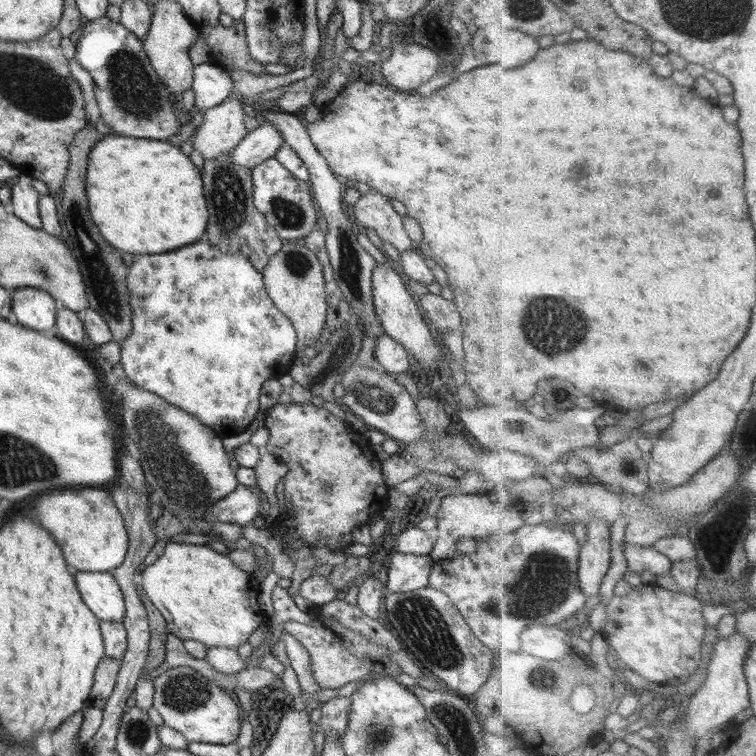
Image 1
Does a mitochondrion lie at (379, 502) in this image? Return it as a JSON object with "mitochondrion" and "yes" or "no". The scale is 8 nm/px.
{"mitochondrion":"no"}

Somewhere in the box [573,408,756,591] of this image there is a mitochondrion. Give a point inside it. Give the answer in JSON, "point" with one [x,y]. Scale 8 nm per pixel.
{"point":[718,548]}

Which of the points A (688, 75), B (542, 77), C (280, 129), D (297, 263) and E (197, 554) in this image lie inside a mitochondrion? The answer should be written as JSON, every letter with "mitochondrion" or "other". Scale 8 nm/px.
{"A":"other","B":"other","C":"other","D":"mitochondrion","E":"other"}

